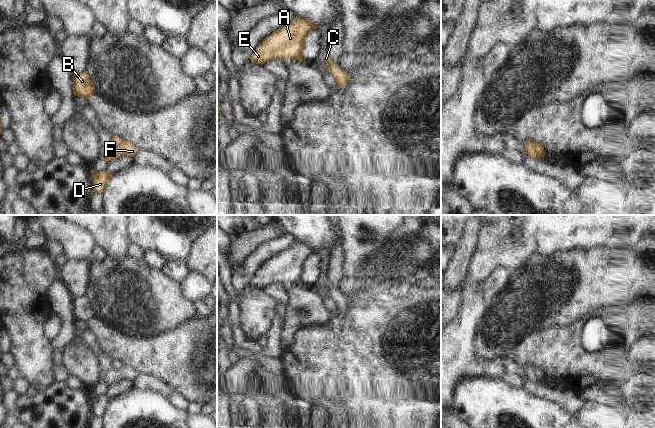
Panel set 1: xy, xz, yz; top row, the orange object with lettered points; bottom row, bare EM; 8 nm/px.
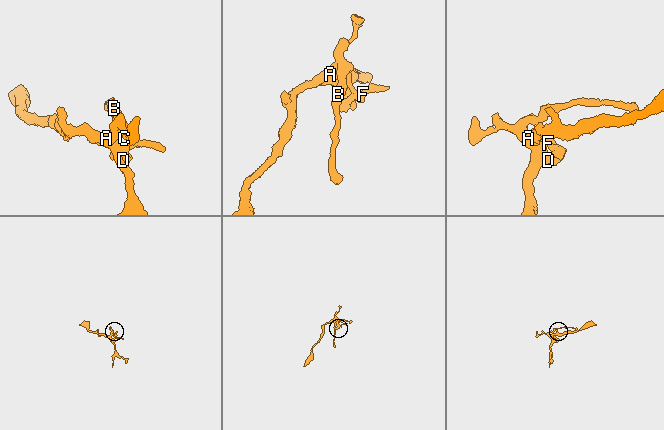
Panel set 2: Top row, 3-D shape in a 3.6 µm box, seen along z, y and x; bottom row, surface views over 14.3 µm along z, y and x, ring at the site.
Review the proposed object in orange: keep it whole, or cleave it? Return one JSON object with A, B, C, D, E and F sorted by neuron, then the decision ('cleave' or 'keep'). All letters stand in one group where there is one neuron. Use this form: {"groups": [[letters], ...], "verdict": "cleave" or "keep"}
{"groups": [["A", "B", "C", "D", "E"], ["F"]], "verdict": "cleave"}

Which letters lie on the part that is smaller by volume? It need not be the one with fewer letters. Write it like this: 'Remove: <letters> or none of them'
Remove: F.

